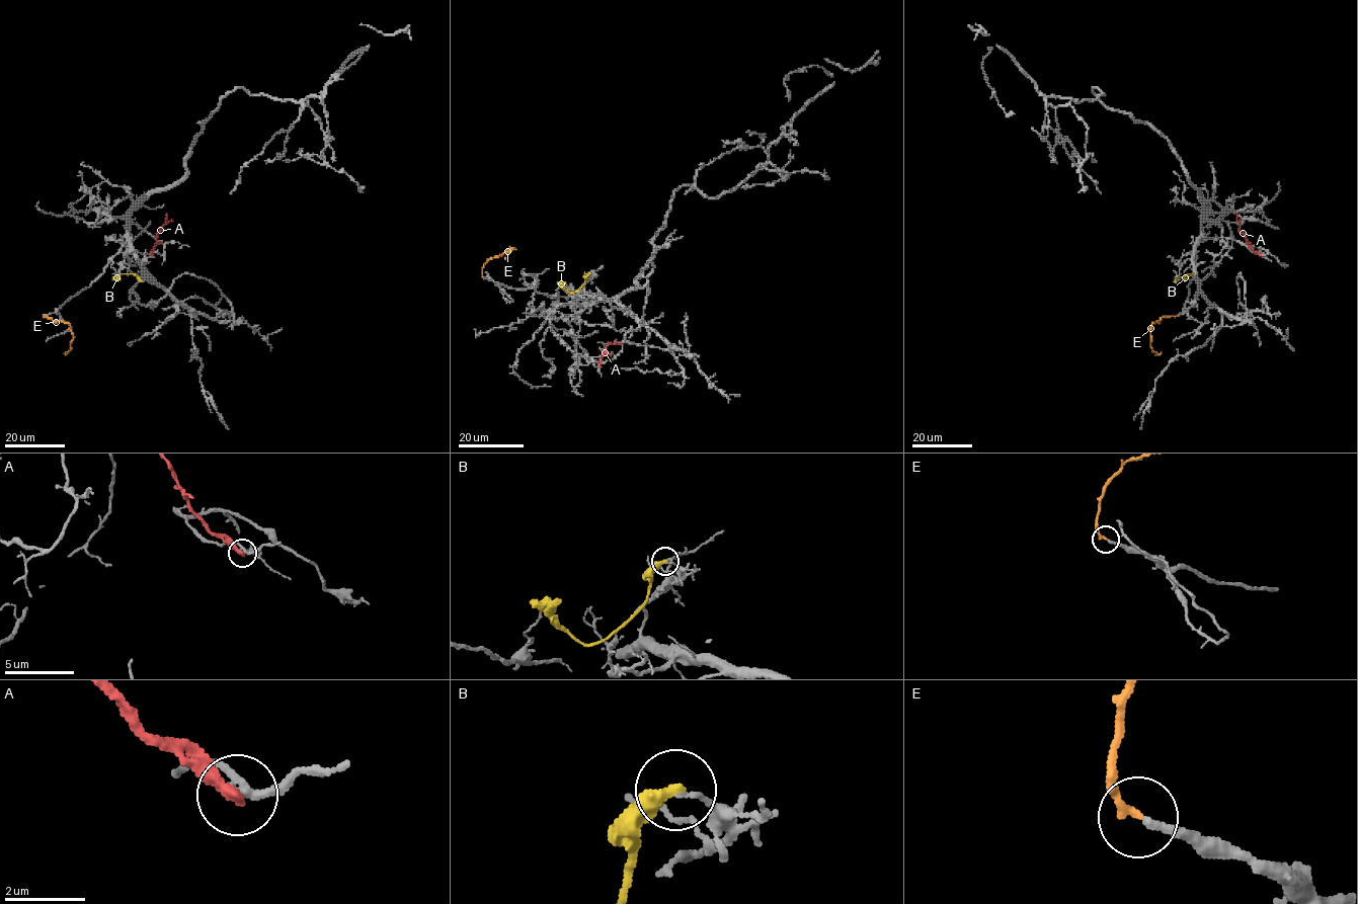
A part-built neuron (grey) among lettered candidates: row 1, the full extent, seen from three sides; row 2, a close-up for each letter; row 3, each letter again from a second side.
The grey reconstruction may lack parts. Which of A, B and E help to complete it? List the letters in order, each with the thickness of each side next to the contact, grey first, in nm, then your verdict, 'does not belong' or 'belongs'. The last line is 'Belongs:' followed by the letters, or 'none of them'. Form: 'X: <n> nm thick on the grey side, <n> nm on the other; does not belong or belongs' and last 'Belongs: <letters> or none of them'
A: 220 nm thick on the grey side, 340 nm on the other; does not belong
B: 100 nm thick on the grey side, 400 nm on the other; does not belong
E: 220 nm thick on the grey side, 200 nm on the other; belongs
Belongs: E

